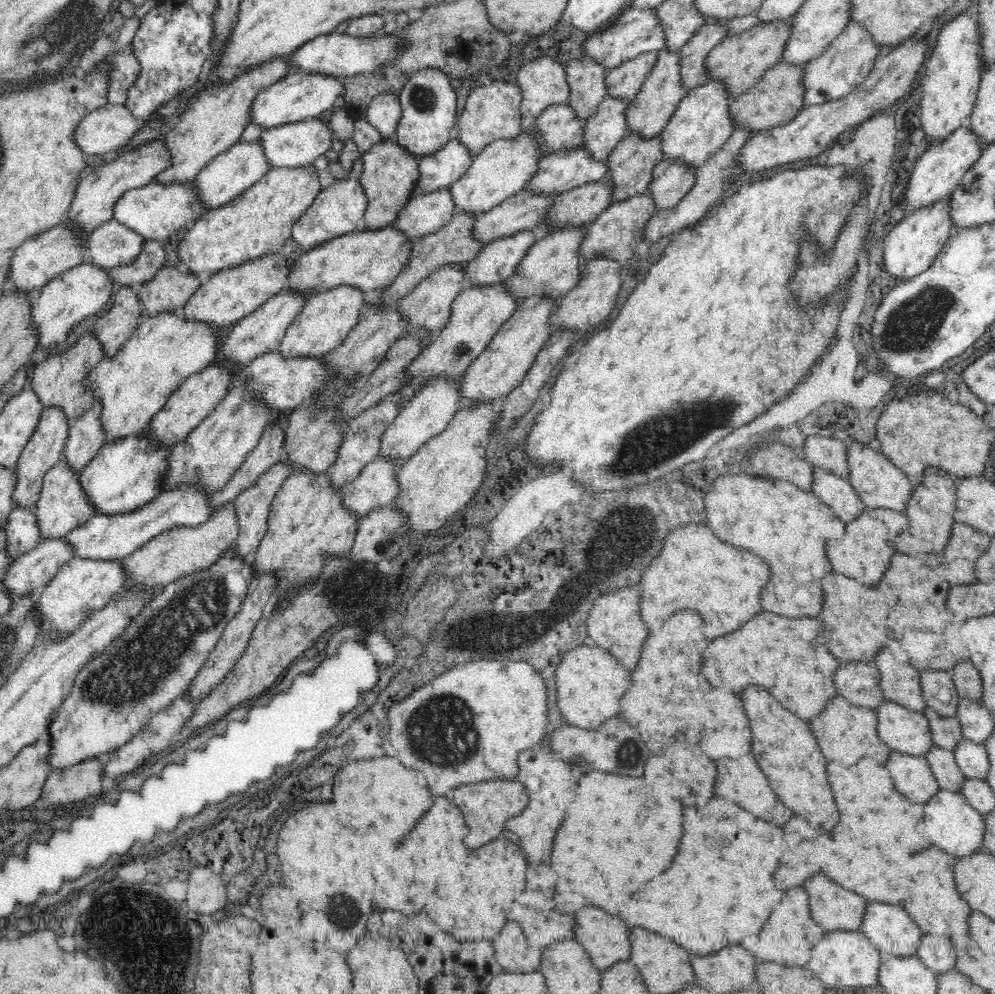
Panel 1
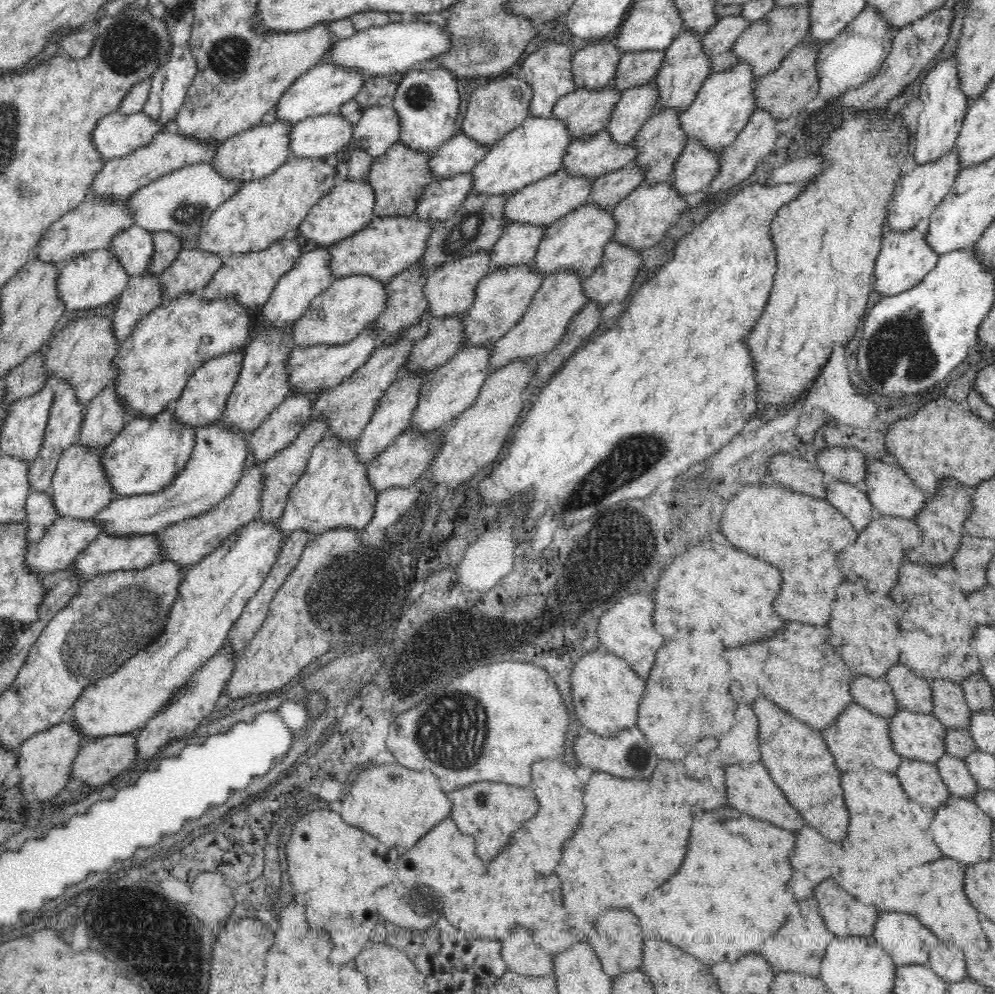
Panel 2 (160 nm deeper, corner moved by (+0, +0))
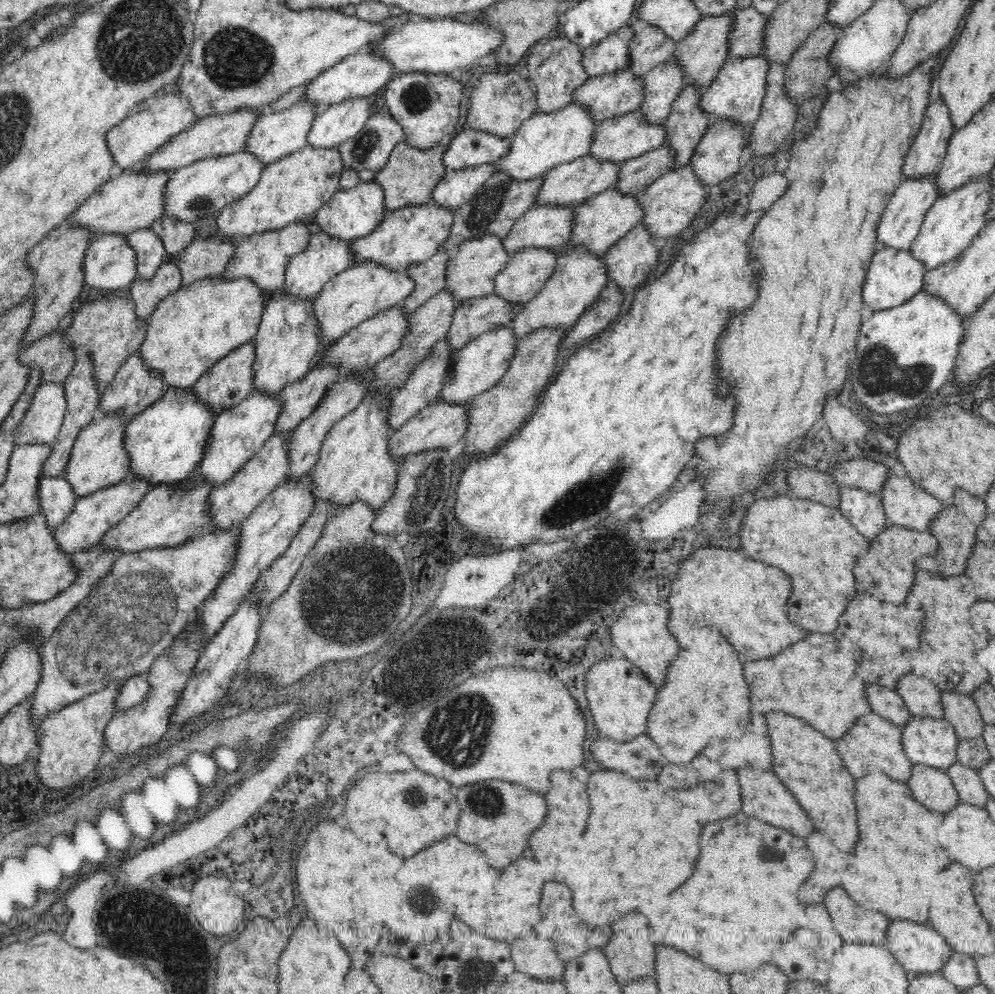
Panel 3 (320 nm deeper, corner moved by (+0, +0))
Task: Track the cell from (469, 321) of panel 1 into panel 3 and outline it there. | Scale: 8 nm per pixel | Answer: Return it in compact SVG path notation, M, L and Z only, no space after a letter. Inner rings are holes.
M529 247L516 252L494 277L494 294L510 303L525 305L550 278L558 257L550 247Z

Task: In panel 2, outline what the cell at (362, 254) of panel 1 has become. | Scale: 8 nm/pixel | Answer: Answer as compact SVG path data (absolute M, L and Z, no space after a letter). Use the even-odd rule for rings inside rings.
M415 214L406 216L375 216L364 230L328 246L329 268L337 278L352 275L370 275L381 283L420 262L432 231L431 221L421 220Z

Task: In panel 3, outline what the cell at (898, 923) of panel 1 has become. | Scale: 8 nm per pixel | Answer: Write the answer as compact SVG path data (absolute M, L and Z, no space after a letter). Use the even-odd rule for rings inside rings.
M894 920L888 926L885 934L886 943L884 946L892 952L896 960L903 966L910 976L922 974L943 974L944 965L956 952L952 950L948 942L931 926L920 926L908 920Z

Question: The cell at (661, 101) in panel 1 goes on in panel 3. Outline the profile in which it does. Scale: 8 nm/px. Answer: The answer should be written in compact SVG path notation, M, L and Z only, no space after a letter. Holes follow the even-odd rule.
M729 11L722 16L710 17L704 15L689 36L677 43L674 58L681 63L681 70L684 73L686 84L702 89L712 84L717 72L730 56L729 34L732 33L735 20L736 16L733 11Z

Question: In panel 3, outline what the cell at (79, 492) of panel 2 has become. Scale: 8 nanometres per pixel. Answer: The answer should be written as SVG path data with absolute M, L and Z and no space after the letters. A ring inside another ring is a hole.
M122 410L113 411L111 414L99 414L79 432L76 444L73 444L72 456L64 471L64 477L73 488L78 498L86 498L94 492L103 490L104 487L115 486L122 479L130 475L129 455L125 450L125 429L130 420L125 418Z

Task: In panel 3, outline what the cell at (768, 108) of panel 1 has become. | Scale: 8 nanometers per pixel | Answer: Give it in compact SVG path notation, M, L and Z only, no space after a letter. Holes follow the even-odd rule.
M825 22L806 38L796 52L793 52L785 71L785 80L782 81L785 83L784 92L789 95L790 99L797 102L812 99L823 90L826 78L837 74L836 68L829 62L829 54L833 45L836 44L839 33L840 28Z

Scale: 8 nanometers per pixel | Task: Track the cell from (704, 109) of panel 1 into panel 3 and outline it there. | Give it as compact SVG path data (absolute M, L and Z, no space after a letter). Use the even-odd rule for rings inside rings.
M762 54L747 59L728 56L712 84L702 90L702 111L712 115L714 120L729 119L729 122L741 123L741 126L752 126L761 114L768 69L769 60Z

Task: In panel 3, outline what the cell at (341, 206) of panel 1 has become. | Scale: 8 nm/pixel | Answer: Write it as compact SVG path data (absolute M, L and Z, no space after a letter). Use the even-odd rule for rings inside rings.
M374 180L360 182L353 188L337 191L315 212L321 230L334 239L351 240L368 236L386 216L384 189Z

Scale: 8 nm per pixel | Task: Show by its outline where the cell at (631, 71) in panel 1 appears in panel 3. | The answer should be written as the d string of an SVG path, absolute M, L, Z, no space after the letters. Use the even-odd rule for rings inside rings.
M642 27L629 42L630 66L628 69L636 76L645 75L659 64L667 62L668 58L674 58L676 47L677 43L670 41L660 28Z

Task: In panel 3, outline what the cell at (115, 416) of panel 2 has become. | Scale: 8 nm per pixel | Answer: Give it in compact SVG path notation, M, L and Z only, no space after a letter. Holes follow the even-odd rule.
M141 351L130 355L119 371L114 380L109 382L101 394L98 404L99 414L111 414L113 411L122 410L127 420L132 420L138 413L141 413L145 407L154 404L165 391L165 383L162 382L160 374L156 370L149 370L141 360Z

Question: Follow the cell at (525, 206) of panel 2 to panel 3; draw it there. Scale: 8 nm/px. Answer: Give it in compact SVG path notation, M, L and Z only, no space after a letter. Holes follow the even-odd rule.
M586 154L576 160L555 166L543 177L543 183L537 192L534 205L556 207L566 207L568 204L580 205L590 197L617 186L621 164L622 162L616 163L613 160L601 162L601 160L593 158L591 154Z

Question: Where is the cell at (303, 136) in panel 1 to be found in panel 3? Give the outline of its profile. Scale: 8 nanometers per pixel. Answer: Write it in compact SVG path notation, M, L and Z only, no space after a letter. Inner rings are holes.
M370 96L324 107L313 120L307 141L314 148L338 147L365 127L375 102Z

